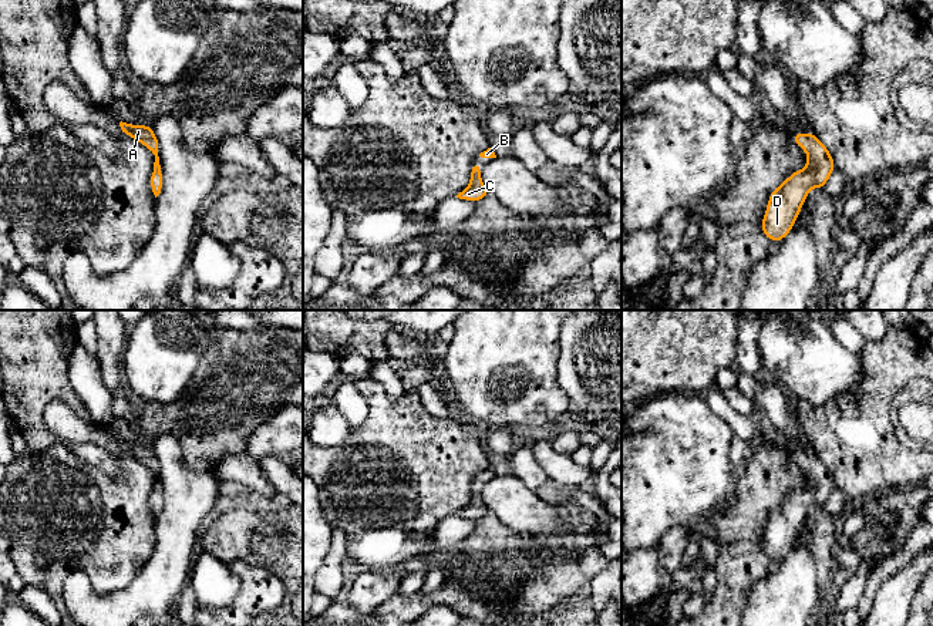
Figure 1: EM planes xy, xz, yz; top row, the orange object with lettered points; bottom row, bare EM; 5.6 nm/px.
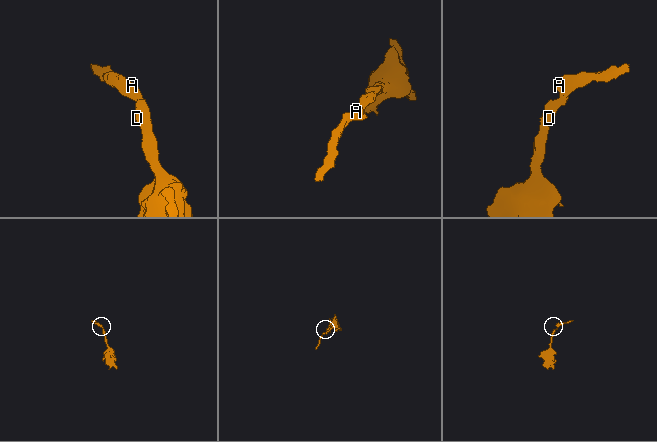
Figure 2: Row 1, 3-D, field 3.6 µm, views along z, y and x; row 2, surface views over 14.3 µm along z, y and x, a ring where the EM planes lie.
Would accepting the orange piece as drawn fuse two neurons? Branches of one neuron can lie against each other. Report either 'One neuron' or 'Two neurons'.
One neuron

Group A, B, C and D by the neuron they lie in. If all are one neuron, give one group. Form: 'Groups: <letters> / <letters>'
Groups: A B C D

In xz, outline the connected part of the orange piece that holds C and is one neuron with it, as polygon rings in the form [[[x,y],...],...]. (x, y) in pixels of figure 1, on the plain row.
[[[474,479],[471,485],[471,499],[469,504],[457,514],[457,516],[478,521],[482,516],[489,515],[482,498],[481,498],[481,484],[478,479]]]

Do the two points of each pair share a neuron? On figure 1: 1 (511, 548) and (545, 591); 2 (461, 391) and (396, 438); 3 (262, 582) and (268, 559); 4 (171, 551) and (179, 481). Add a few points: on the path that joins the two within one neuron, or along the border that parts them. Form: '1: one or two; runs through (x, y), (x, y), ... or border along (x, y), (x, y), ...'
1: two; border along (536, 542), (508, 559), (497, 575), (488, 572)
2: two; border along (455, 413), (475, 423)
3: two; border along (232, 561), (262, 565), (276, 576)
4: one; runs through (177, 534), (179, 498)

